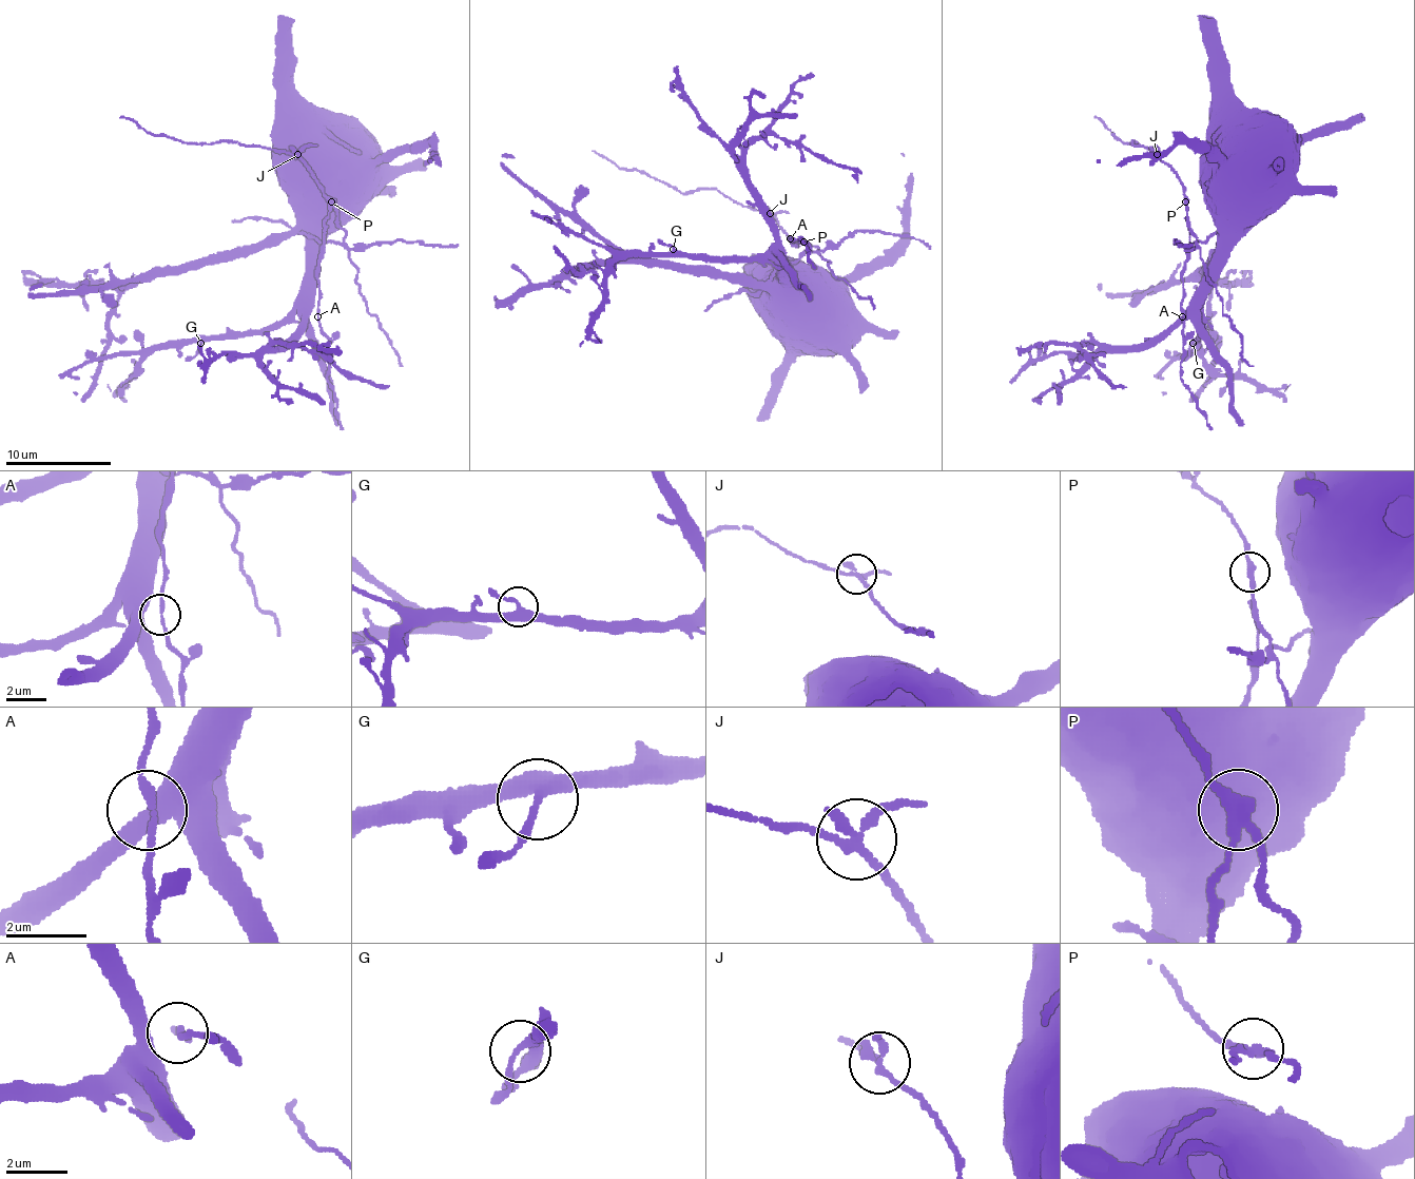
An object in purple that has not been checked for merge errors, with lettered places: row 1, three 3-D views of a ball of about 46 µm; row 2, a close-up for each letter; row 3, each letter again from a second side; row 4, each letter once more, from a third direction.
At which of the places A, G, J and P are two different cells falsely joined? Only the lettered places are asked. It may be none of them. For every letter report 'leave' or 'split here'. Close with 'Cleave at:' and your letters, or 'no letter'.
A: leave
G: leave
J: split here
P: split here
Cleave at: J, P

